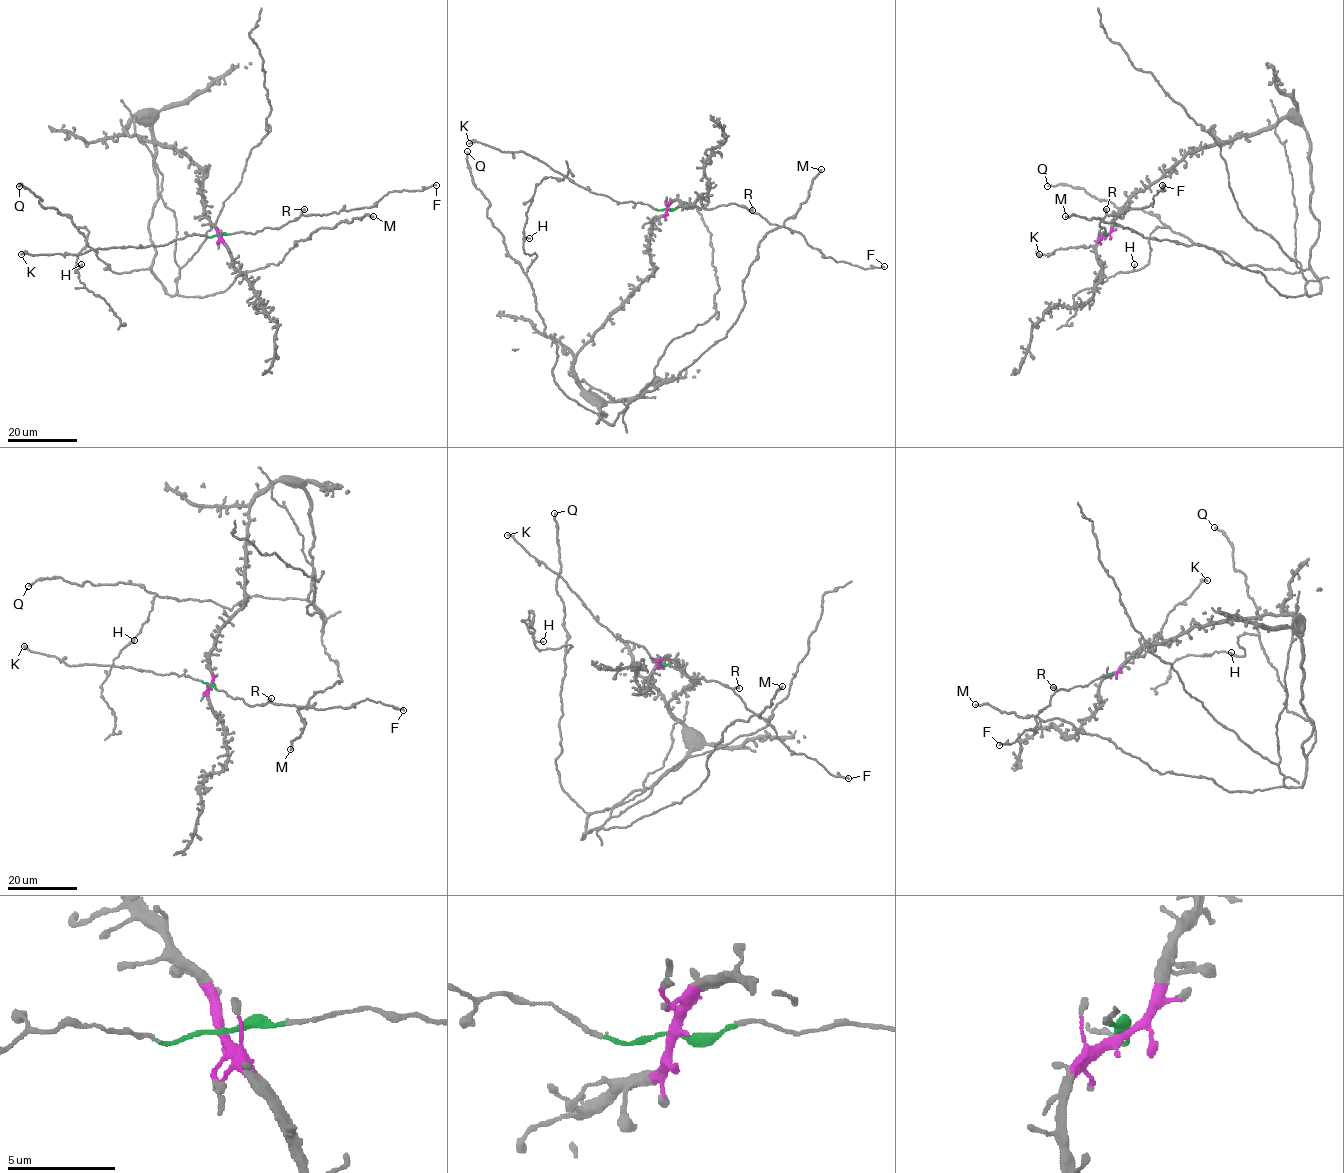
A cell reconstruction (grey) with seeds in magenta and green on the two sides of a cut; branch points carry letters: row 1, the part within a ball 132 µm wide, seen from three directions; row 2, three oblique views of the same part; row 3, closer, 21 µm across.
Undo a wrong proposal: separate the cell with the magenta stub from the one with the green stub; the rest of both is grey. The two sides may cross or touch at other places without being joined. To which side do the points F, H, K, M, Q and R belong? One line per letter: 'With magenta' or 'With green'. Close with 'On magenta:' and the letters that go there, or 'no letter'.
F: With green
H: With magenta
K: With green
M: With magenta
Q: With magenta
R: With green
On magenta: H, M, Q

